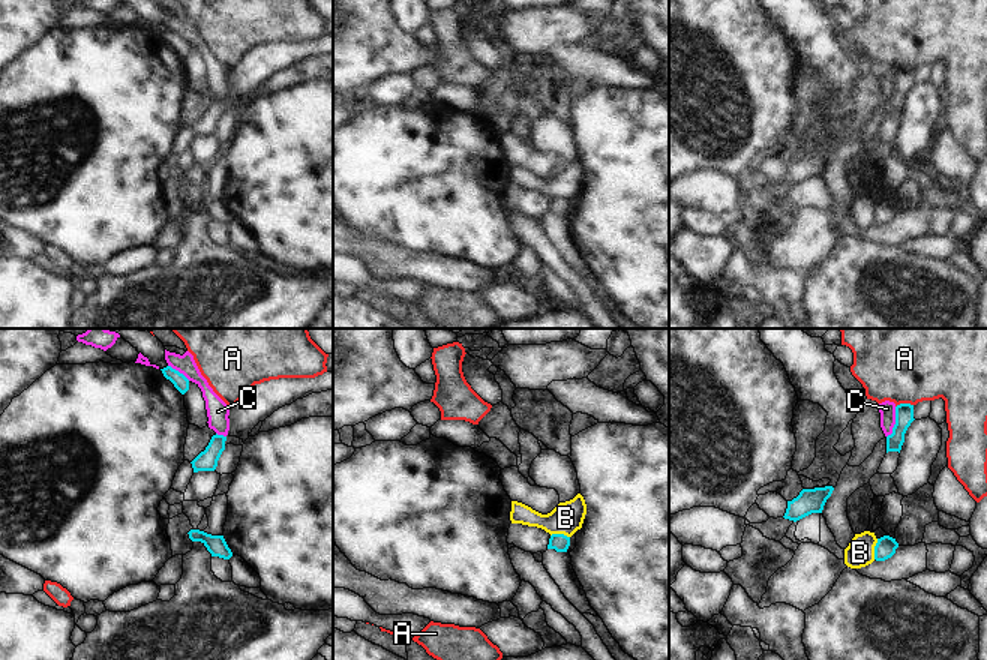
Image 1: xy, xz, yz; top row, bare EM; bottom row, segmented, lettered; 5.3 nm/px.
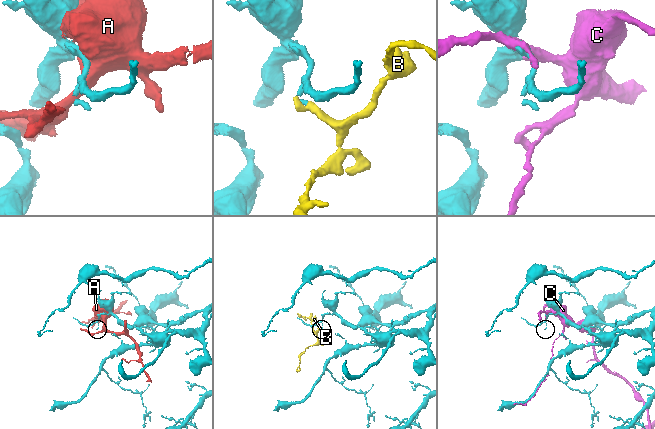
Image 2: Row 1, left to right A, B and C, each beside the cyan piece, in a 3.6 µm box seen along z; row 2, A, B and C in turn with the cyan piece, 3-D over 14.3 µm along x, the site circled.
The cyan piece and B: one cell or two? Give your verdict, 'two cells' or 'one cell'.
two cells

